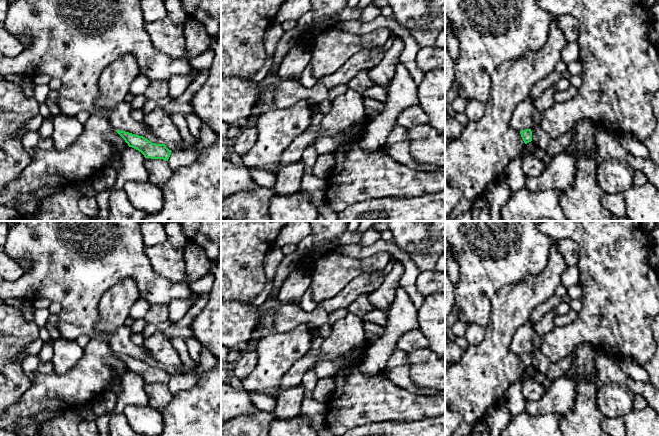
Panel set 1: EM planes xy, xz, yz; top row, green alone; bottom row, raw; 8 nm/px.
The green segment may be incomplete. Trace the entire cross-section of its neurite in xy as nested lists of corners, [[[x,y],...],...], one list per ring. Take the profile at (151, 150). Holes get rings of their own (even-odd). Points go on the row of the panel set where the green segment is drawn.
[[[116,130],[116,132],[125,140],[129,147],[141,152],[145,158],[163,159],[168,161],[171,150],[165,144],[155,144],[143,136],[135,135],[129,132]]]

